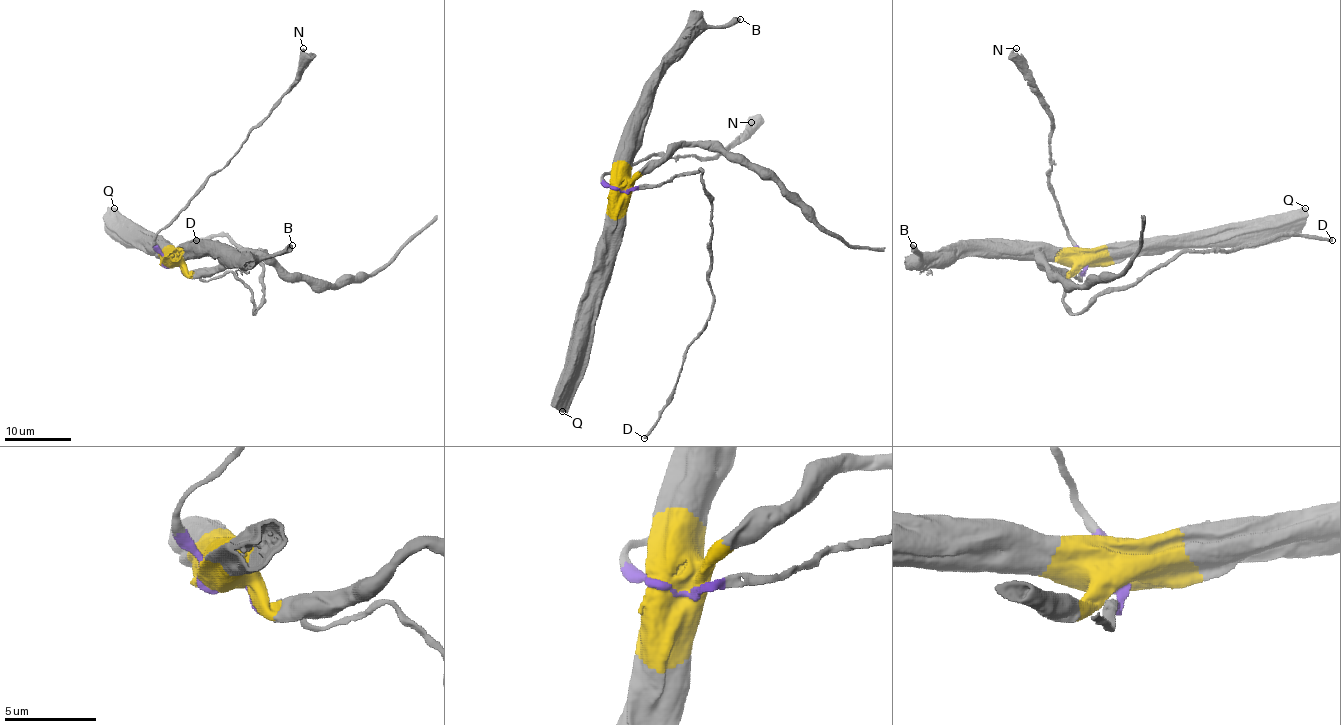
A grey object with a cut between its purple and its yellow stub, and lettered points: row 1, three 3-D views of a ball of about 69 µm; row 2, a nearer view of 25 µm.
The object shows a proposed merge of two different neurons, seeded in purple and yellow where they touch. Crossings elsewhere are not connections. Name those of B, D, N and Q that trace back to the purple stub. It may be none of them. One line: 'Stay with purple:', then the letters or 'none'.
Stay with purple: D, N

